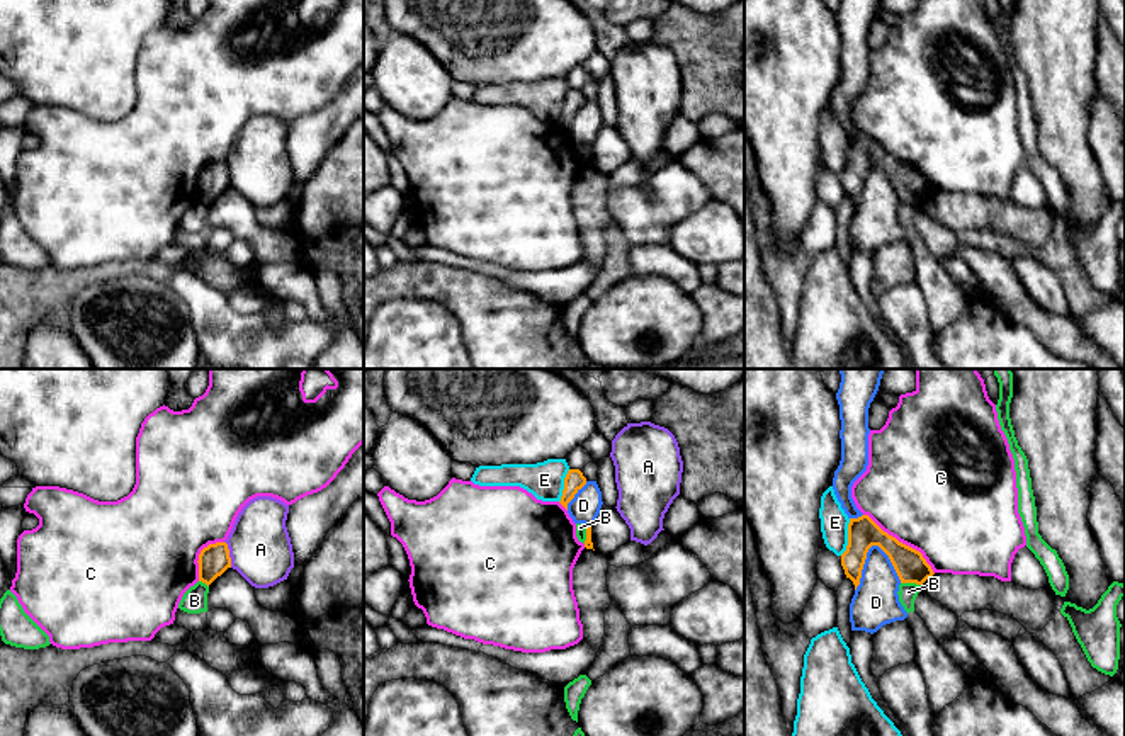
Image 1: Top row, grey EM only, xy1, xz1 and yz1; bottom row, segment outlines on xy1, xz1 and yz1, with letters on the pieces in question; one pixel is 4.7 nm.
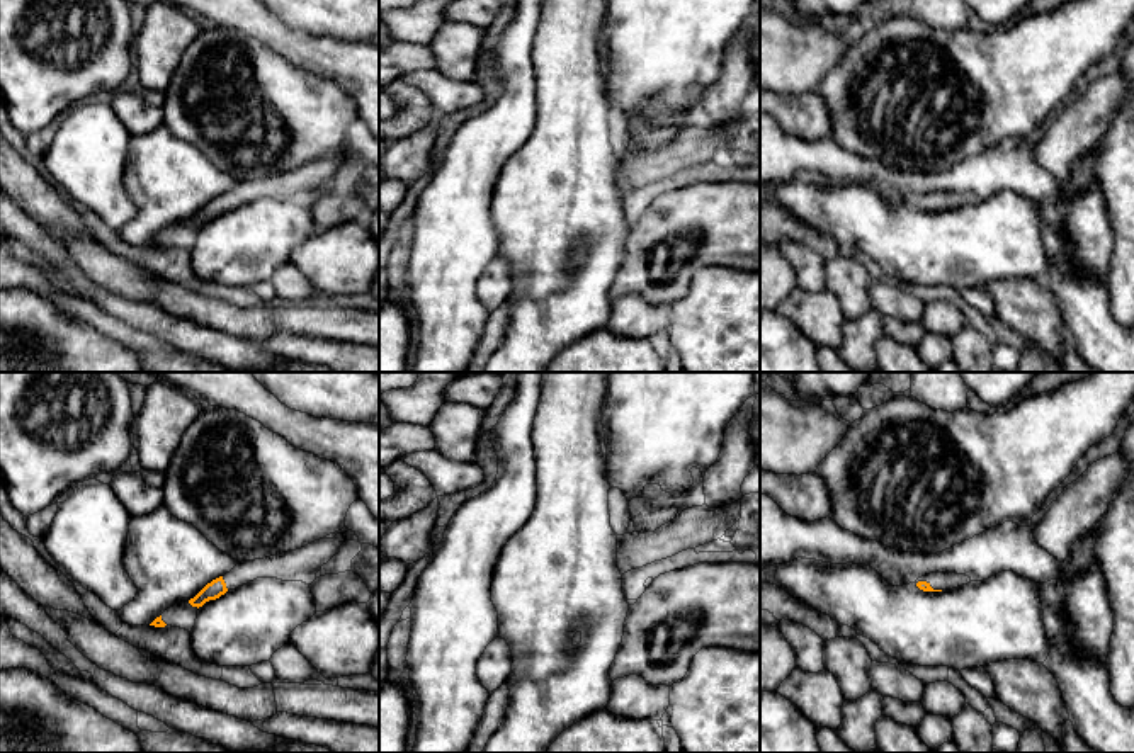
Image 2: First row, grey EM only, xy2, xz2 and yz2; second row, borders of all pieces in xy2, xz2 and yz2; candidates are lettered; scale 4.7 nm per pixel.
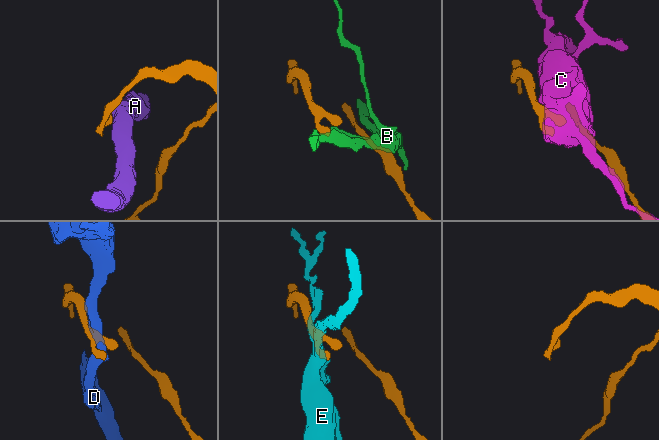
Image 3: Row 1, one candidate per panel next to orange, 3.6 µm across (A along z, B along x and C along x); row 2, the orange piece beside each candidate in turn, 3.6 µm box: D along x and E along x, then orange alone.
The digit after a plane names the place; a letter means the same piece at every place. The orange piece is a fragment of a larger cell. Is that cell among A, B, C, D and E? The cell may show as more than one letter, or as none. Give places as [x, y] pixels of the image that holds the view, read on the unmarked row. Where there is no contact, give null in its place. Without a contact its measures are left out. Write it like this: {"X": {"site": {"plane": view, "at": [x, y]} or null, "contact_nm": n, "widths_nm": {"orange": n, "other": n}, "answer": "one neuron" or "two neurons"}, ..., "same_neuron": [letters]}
{"A": {"site": {"plane": "xy1", "at": [228, 174]}, "contact_nm": 130, "widths_nm": {"orange": 150, "other": 300}, "answer": "two neurons"}, "B": {"site": {"plane": "yz1", "at": [911, 201]}, "contact_nm": 110, "widths_nm": {"orange": 150, "other": 90}, "answer": "two neurons"}, "C": {"site": {"plane": "yz1", "at": [901, 162]}, "contact_nm": 440, "widths_nm": {"orange": 150, "other": 500}, "answer": "two neurons"}, "D": {"site": {"plane": "yz1", "at": [862, 186]}, "contact_nm": 240, "widths_nm": {"orange": 150, "other": 220}, "answer": "two neurons"}, "E": {"site": {"plane": "yz1", "at": [848, 157]}, "contact_nm": 180, "widths_nm": {"orange": 150, "other": 130}, "answer": "two neurons"}, "same_neuron": []}

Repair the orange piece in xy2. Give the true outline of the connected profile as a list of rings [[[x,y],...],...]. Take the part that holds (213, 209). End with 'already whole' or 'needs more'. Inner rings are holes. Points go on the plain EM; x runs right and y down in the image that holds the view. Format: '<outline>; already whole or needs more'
[[[337,153],[333,158],[320,158],[301,168],[287,170],[279,175],[241,180],[224,195],[207,202],[189,219],[189,223],[199,228],[206,221],[216,219],[226,211],[243,206],[257,197],[277,197],[282,201],[303,201],[311,204],[321,185],[340,172],[343,160],[343,153]]]; needs more

